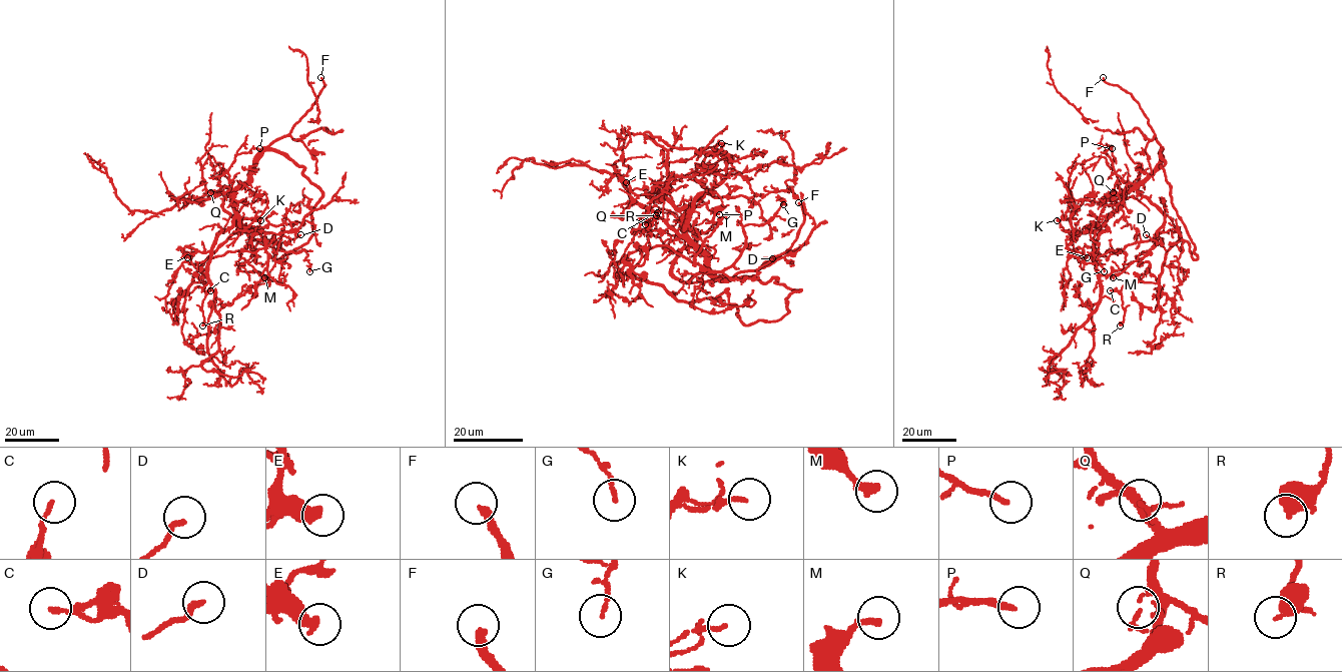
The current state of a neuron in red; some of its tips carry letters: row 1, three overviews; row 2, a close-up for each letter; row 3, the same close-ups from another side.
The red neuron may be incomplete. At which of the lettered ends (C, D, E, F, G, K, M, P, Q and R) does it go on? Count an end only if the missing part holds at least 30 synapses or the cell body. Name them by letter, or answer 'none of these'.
F

